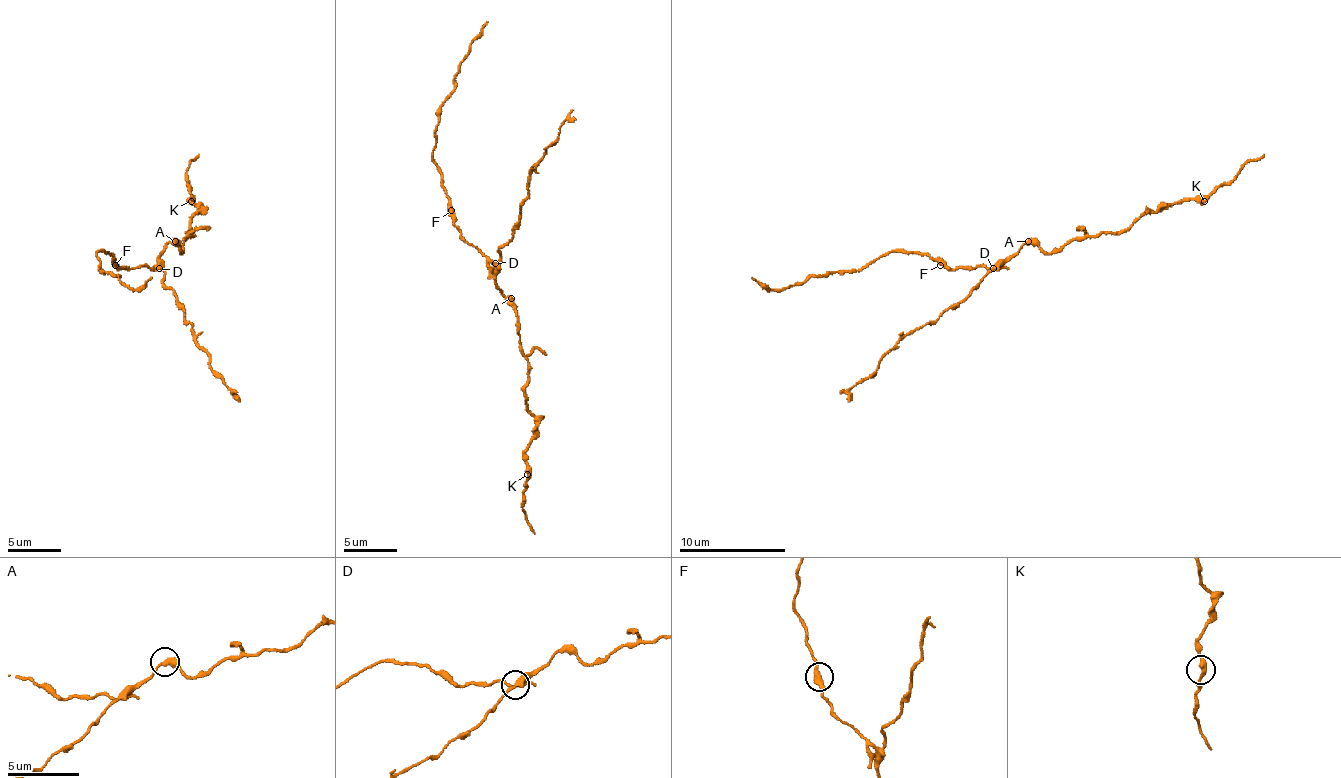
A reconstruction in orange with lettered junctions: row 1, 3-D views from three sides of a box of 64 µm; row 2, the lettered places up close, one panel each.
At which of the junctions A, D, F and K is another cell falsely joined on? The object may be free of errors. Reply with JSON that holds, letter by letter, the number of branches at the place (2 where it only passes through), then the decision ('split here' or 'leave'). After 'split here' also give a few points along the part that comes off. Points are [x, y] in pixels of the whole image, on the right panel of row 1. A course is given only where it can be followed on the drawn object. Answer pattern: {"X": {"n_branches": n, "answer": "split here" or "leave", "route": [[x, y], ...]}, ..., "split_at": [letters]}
{"A": {"n_branches": 2, "answer": "leave"}, "D": {"n_branches": 4, "answer": "leave"}, "F": {"n_branches": 2, "answer": "leave"}, "K": {"n_branches": 2, "answer": "leave"}, "split_at": []}

